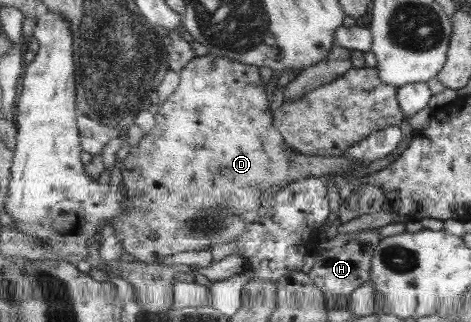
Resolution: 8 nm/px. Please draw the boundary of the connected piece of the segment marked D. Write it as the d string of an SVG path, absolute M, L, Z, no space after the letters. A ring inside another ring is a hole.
M213 54L201 57L194 56L185 63L185 66L178 72L178 85L176 89L163 101L159 103L157 114L154 115L155 124L149 133L143 137L135 147L131 147L129 154L121 161L121 181L119 186L126 192L126 200L123 202L124 212L112 218L109 224L111 234L121 241L124 252L130 254L135 261L147 263L159 263L166 256L183 252L184 250L207 250L213 245L219 246L222 243L233 242L246 231L246 221L242 220L241 214L247 211L255 211L262 207L263 196L282 190L295 180L306 179L307 177L322 177L335 174L340 170L353 170L356 162L345 154L334 157L322 157L315 155L303 155L295 153L282 139L281 133L275 126L271 126L271 114L269 114L269 102L263 94L263 84L257 74L257 67L250 64L243 64L233 59L221 58Z

